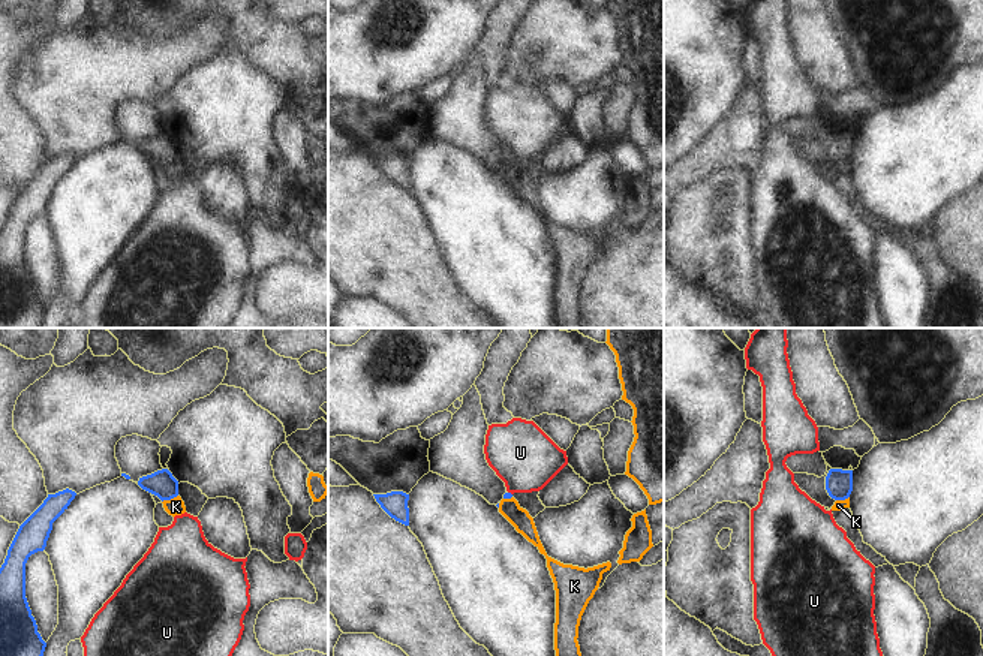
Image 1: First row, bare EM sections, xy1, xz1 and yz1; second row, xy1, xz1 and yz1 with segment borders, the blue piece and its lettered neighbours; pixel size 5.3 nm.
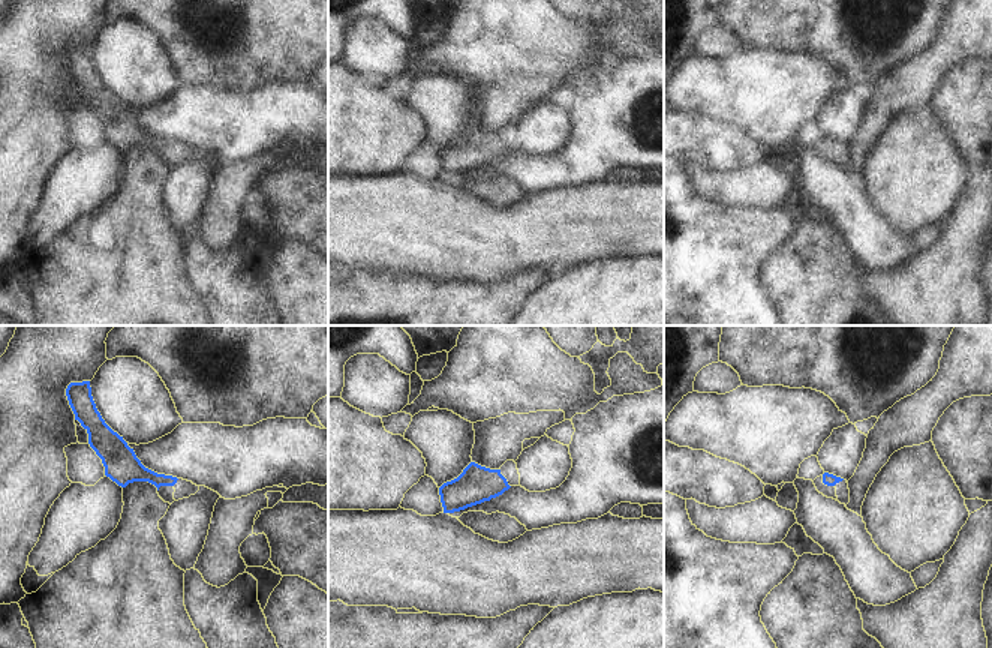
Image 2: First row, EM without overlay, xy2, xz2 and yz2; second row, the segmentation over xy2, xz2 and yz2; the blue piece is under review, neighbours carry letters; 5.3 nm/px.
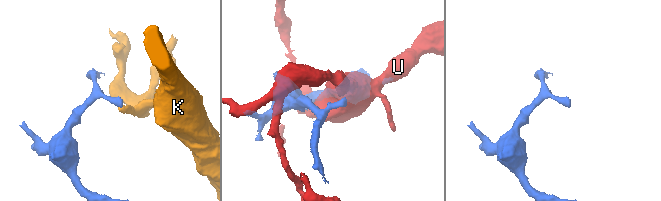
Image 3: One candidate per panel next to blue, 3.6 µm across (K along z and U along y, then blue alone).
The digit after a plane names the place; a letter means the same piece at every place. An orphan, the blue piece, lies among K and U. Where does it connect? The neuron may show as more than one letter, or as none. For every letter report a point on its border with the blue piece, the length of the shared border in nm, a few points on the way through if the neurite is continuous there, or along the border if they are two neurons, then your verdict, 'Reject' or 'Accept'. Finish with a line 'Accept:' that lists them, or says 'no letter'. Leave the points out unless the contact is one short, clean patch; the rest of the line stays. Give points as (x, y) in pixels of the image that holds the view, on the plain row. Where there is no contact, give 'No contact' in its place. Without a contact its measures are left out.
K: Touches blue at xy1 (170, 164). Shared border 100 nm. Boundary: xy1 (177, 159), (162, 166). Reject
U: Touches blue at xz1 (510, 158). Shared border 30 nm. Boundary: xz1 (508, 156), (511, 159). Reject
Accept: no letter.

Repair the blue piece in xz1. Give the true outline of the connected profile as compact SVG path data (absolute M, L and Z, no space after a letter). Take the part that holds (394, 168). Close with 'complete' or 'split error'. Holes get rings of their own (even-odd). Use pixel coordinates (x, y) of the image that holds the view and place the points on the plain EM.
M391 156L387 159L373 159L381 172L396 186L409 190L409 159L403 156Z | complete

